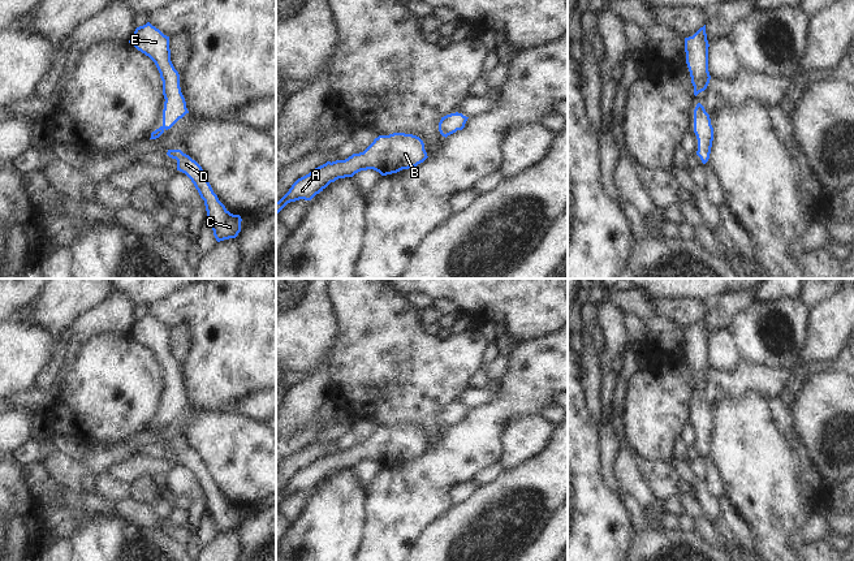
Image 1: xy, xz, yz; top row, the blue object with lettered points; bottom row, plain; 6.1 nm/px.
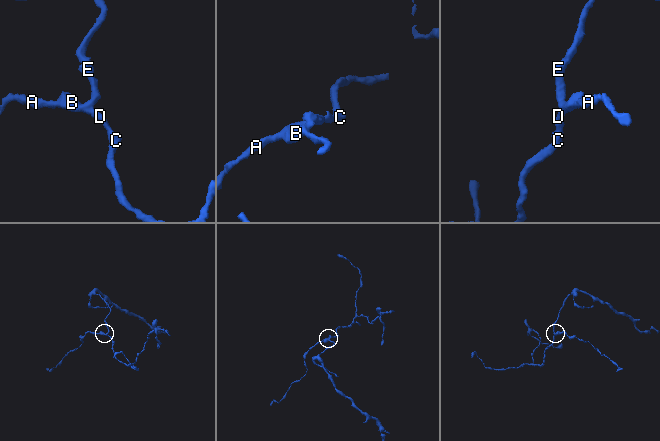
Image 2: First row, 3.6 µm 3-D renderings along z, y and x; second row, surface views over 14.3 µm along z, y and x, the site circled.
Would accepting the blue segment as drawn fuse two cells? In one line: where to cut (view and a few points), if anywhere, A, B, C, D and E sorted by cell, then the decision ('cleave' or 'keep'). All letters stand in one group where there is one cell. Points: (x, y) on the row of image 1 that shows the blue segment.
no cut; A B C D E; keep

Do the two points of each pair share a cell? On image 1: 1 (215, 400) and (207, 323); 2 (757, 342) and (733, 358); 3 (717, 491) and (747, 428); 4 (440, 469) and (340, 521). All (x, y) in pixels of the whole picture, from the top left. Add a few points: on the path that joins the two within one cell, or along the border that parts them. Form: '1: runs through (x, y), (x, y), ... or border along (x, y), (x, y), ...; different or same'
1: runs through (215, 380), (215, 349), (208, 342); same
2: border along (728, 329), (742, 358); different
3: border along (708, 453), (720, 474), (727, 495); different
4: border along (369, 492), (365, 500), (363, 535), (361, 538); different

